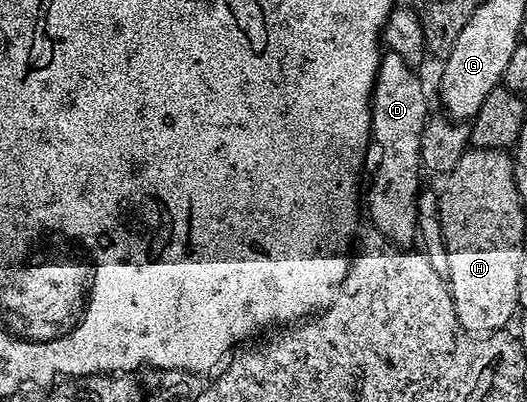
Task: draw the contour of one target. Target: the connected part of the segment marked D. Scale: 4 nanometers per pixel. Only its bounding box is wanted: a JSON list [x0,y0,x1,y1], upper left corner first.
[369,50,431,246]

